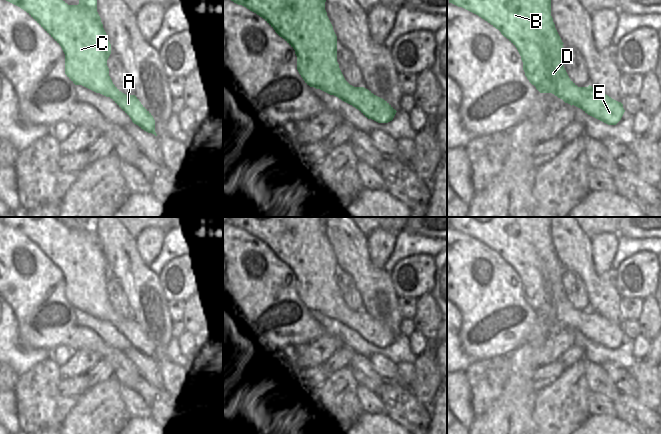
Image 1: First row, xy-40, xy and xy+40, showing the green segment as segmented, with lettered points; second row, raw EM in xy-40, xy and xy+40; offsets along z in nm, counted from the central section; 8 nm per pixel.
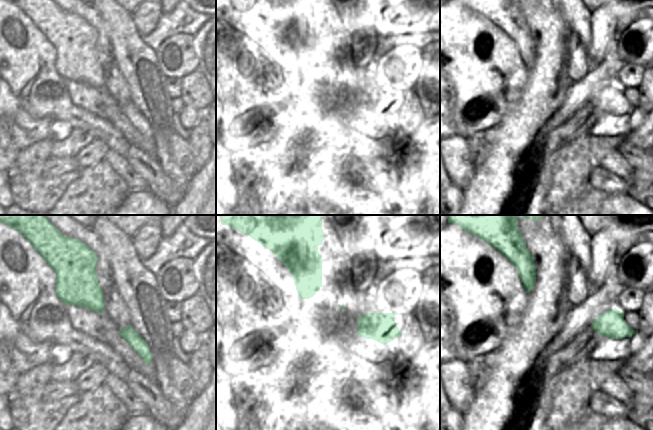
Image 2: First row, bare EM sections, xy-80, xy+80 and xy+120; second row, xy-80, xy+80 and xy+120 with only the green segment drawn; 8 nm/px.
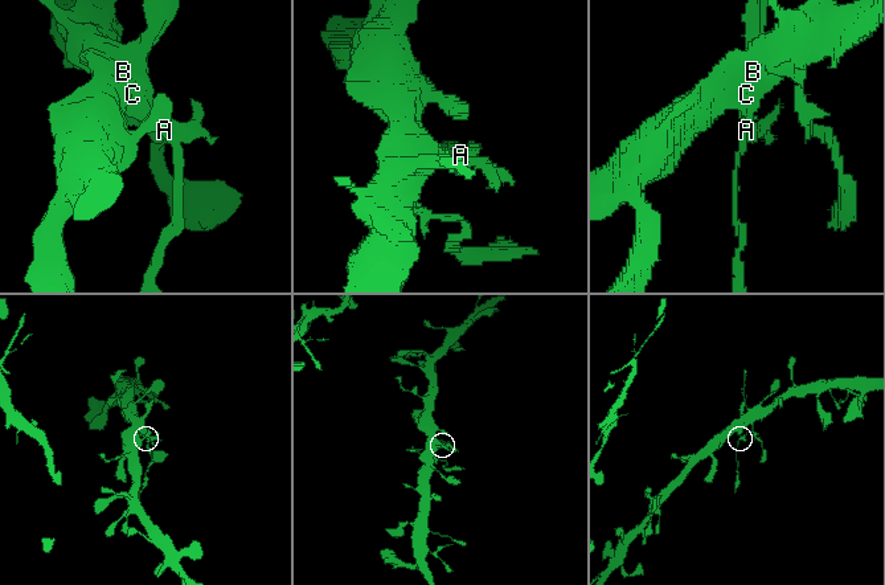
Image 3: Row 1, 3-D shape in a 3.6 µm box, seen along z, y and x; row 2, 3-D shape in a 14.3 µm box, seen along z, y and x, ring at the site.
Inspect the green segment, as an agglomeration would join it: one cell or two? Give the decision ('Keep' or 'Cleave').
Keep

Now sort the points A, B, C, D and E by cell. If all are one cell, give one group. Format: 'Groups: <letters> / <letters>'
Groups: A B C D E

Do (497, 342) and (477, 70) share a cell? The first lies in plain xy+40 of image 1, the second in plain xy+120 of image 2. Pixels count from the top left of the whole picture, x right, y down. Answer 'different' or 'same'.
same

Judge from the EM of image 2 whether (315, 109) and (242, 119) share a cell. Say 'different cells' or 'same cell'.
different cells

